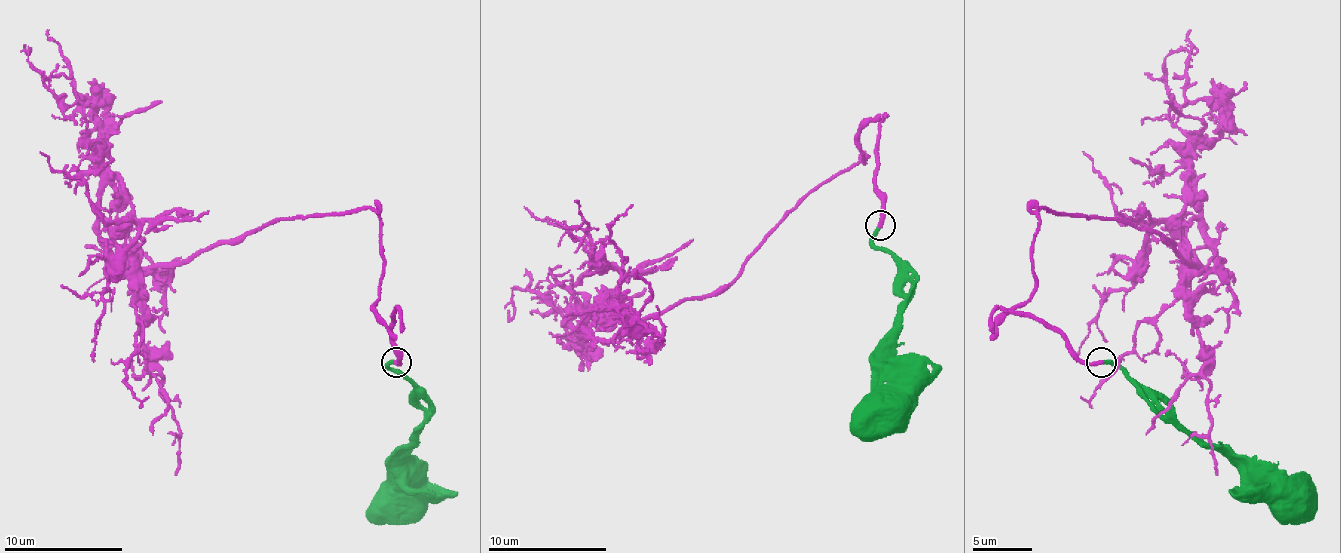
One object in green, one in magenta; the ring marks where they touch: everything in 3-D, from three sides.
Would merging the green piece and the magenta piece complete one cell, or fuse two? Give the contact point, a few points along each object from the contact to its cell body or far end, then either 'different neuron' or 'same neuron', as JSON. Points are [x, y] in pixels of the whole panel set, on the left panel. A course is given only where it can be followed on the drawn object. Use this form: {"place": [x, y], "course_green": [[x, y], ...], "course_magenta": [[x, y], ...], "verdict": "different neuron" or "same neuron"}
{"place": [396, 362], "course_green": [[395, 361], [389, 367], [428, 403], [428, 417], [389, 468], [386, 486], [395, 503]], "course_magenta": [[395, 361], [374, 213], [143, 272], [83, 106], [24, 50]], "verdict": "same neuron"}

